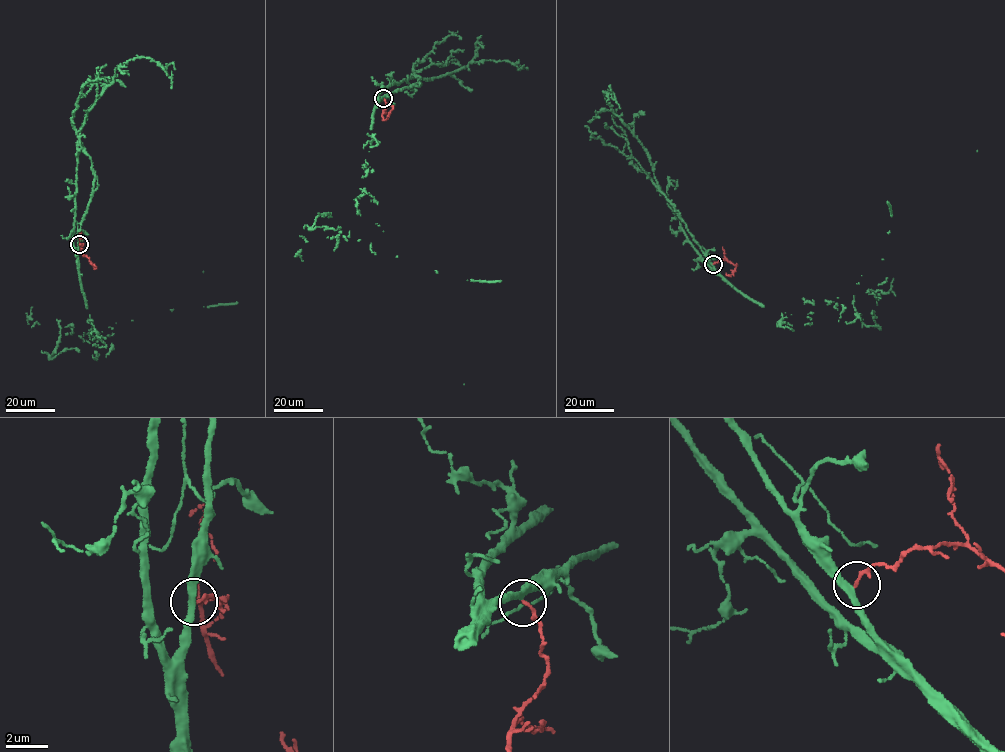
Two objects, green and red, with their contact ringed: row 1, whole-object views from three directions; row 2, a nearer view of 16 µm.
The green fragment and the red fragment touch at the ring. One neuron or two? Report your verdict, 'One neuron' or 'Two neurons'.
One neuron

